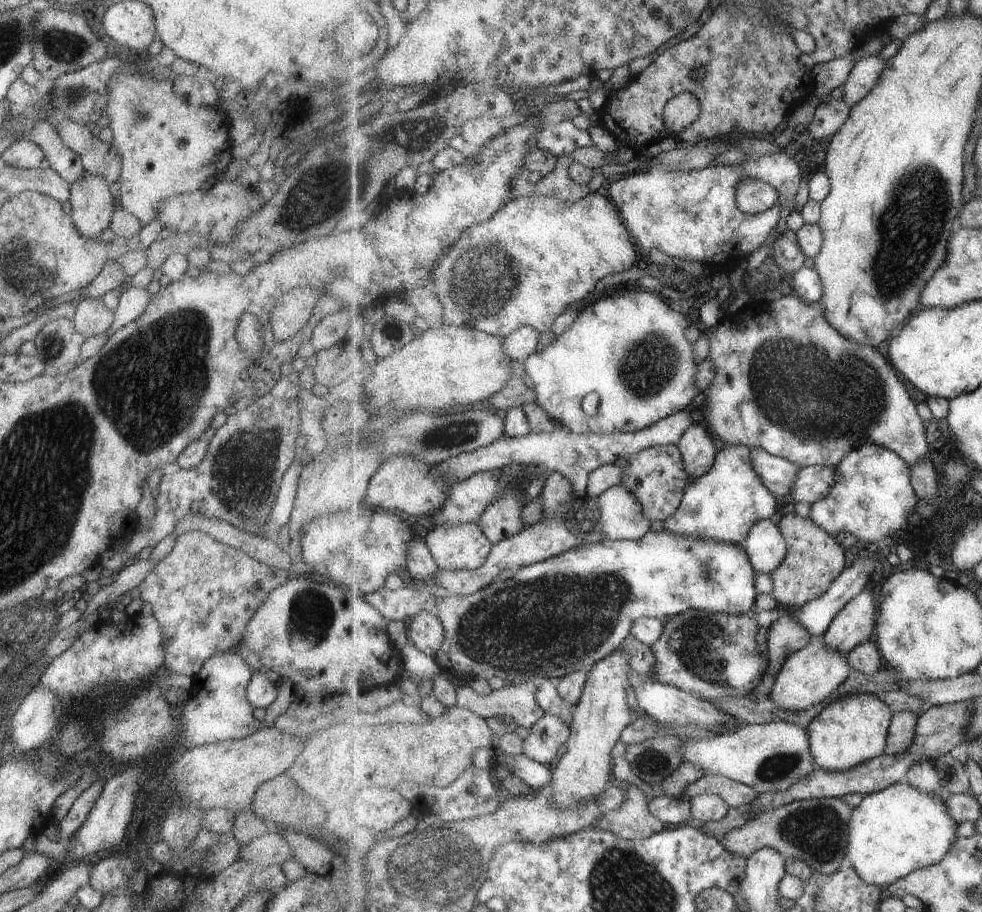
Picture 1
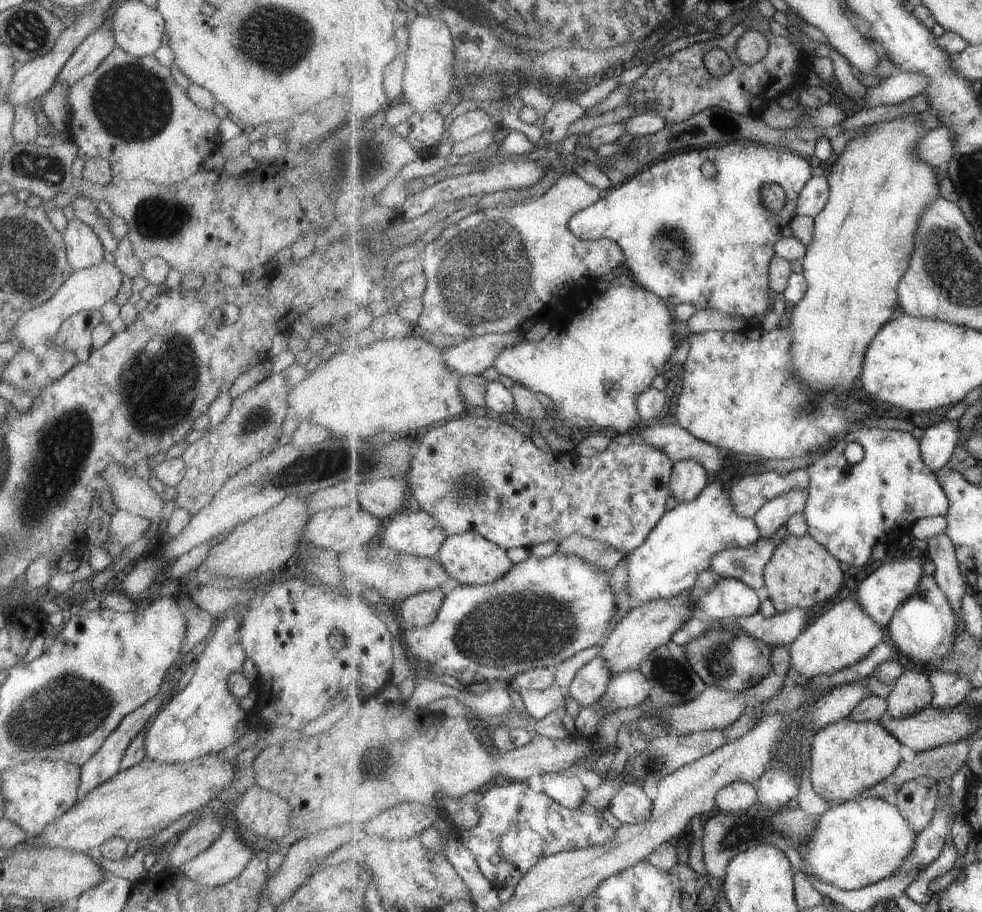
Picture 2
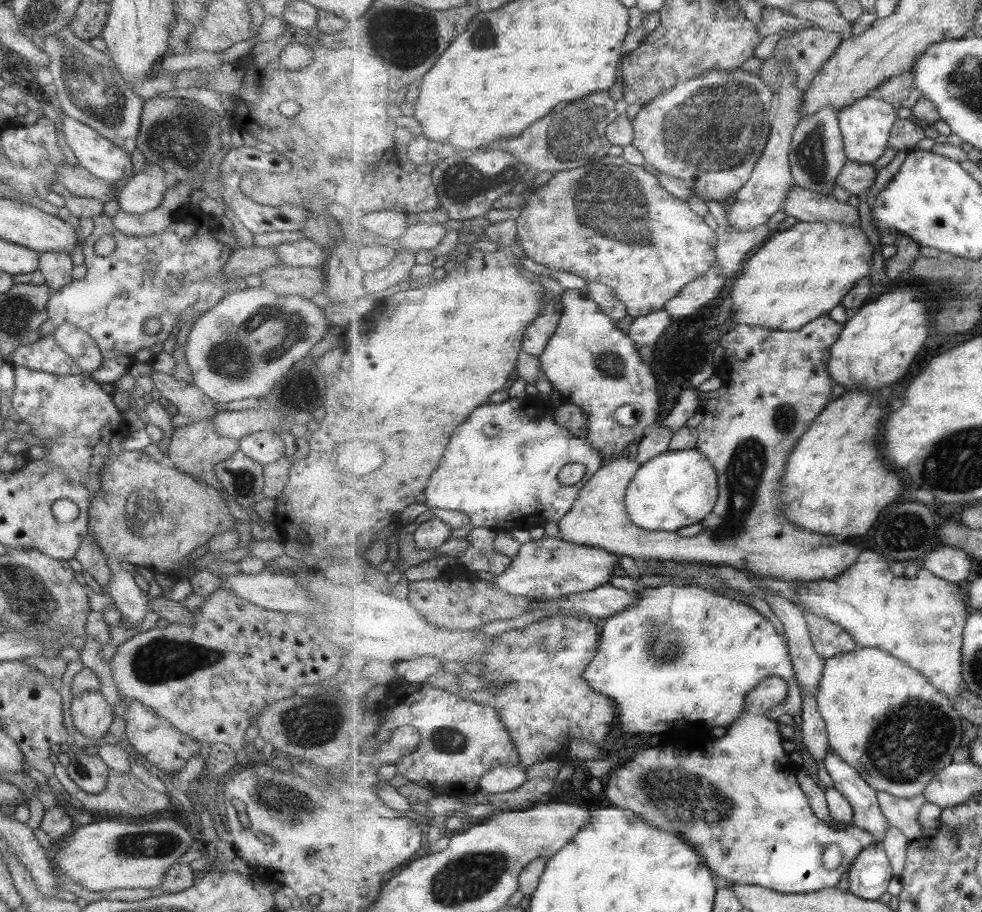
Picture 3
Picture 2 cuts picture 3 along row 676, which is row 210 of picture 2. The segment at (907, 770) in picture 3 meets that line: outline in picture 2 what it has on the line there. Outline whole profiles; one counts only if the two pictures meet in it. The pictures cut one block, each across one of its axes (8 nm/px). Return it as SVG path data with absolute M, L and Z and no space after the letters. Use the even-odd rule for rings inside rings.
M917 113L901 115L898 118L889 119L869 126L869 131L862 135L857 135L849 141L847 148L839 155L832 166L830 173L830 199L825 208L816 216L816 225L814 237L811 244L808 244L808 253L803 259L803 273L808 278L807 294L797 303L792 312L789 313L789 325L793 328L792 337L792 367L797 366L797 374L810 386L810 389L816 391L846 391L853 386L858 385L862 370L864 369L865 357L869 350L869 345L873 339L880 333L887 322L891 321L897 306L900 306L900 282L906 275L911 262L911 254L915 250L916 238L919 235L919 228L928 206L942 196L940 189L940 179L943 170L935 168L932 164L925 162L916 153L918 142L929 132L922 123Z

